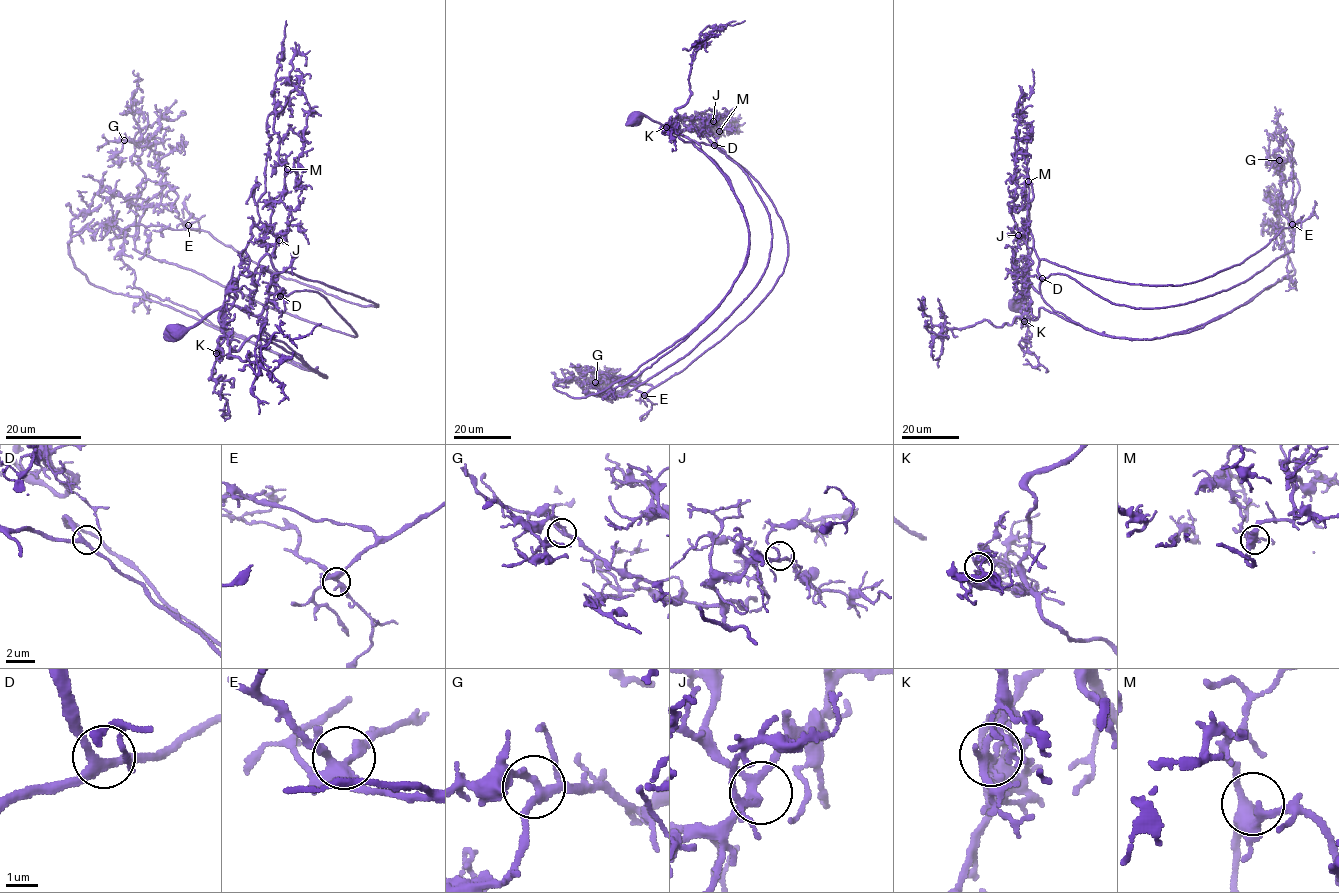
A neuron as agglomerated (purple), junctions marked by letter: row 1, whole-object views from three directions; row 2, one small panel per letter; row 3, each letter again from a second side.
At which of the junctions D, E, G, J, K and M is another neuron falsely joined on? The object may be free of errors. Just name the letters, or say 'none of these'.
K

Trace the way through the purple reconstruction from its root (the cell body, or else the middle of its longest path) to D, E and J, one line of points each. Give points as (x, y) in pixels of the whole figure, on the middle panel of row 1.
D: (636, 119), (646, 116), (676, 134), (714, 145)
E: (636, 119), (646, 116), (676, 134), (719, 146), (769, 197), (787, 242), (784, 271), (763, 301), (644, 395)
J: (636, 119), (646, 116), (677, 134), (683, 129), (701, 132), (701, 127), (713, 121)

